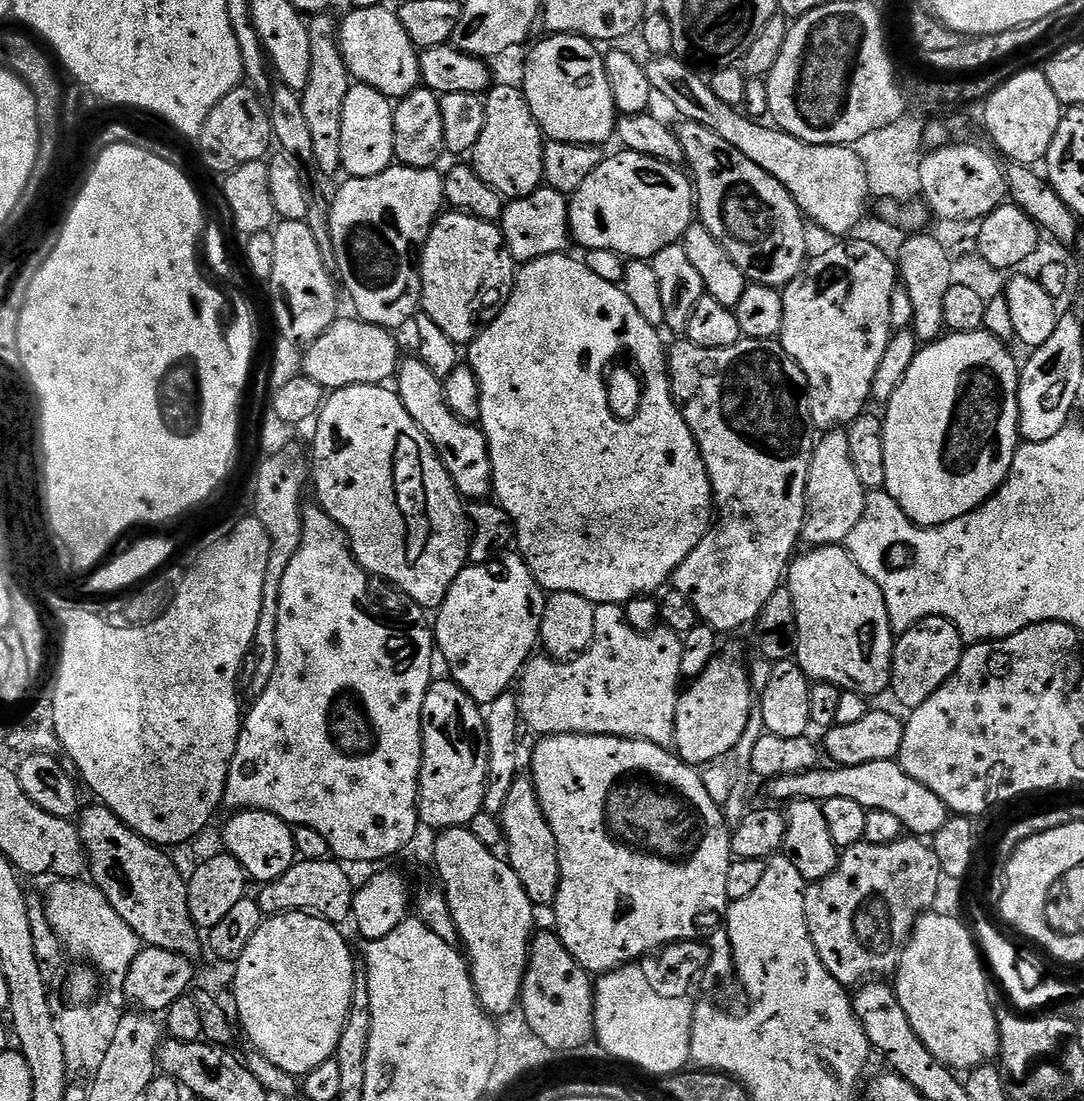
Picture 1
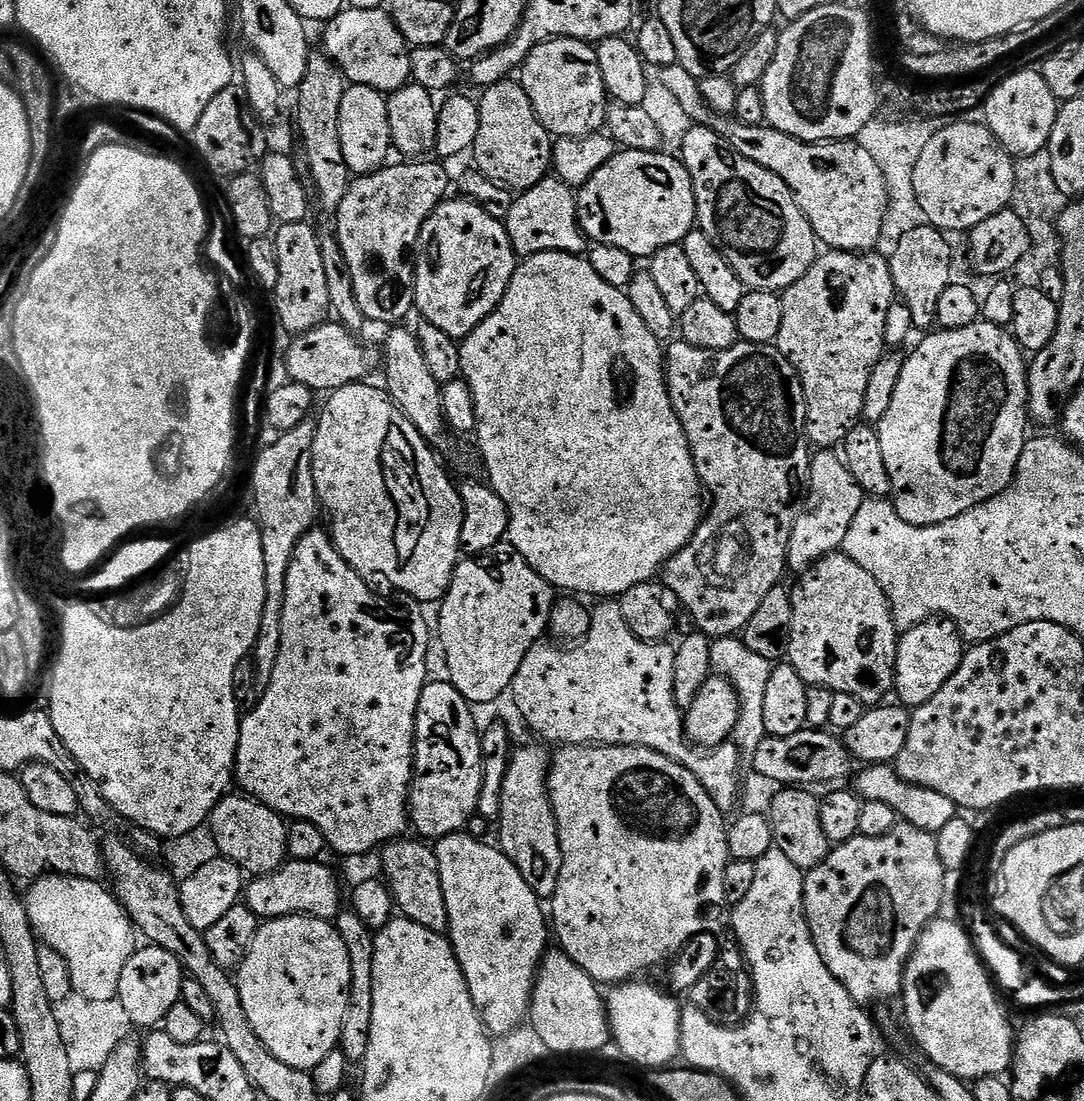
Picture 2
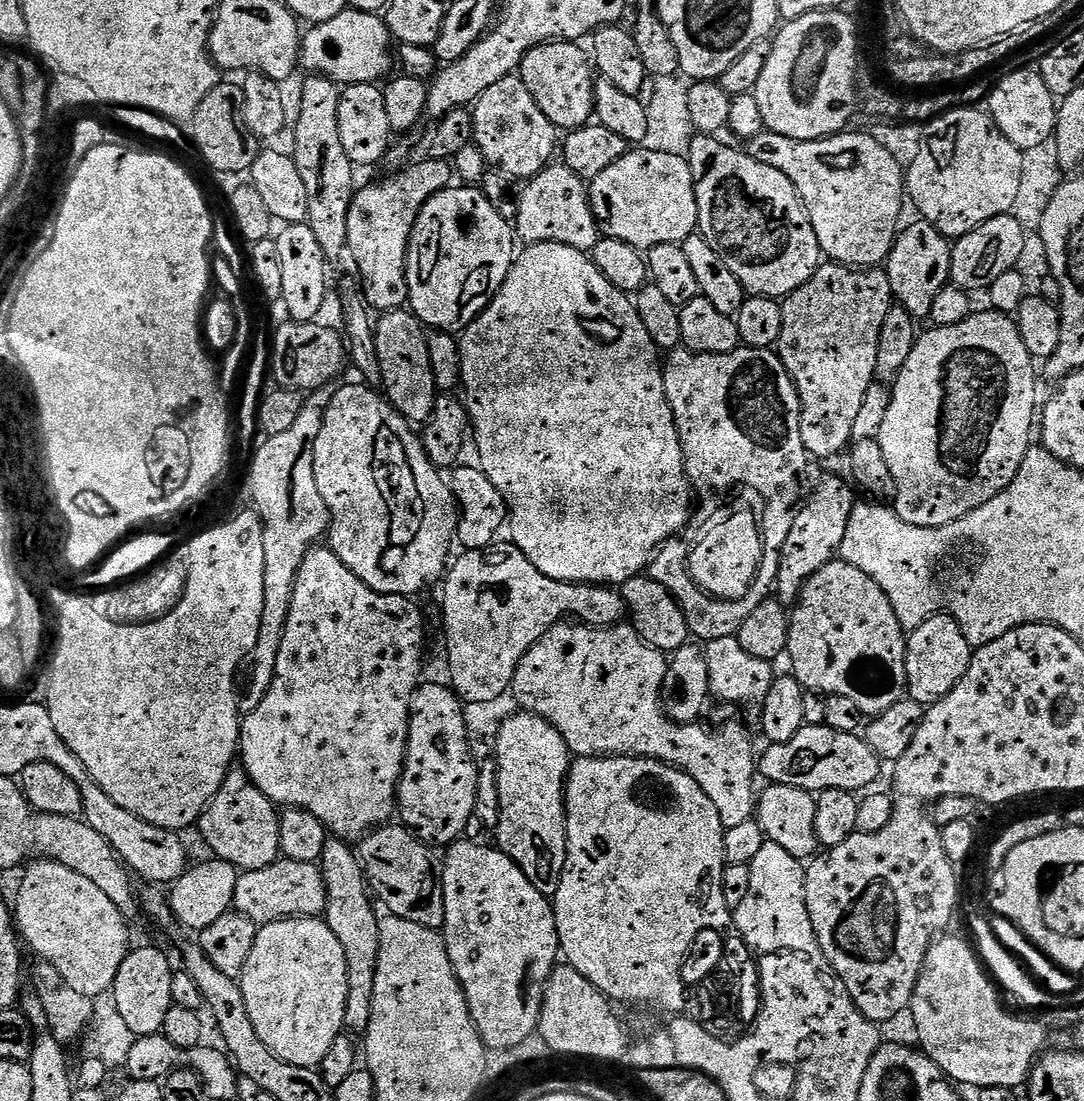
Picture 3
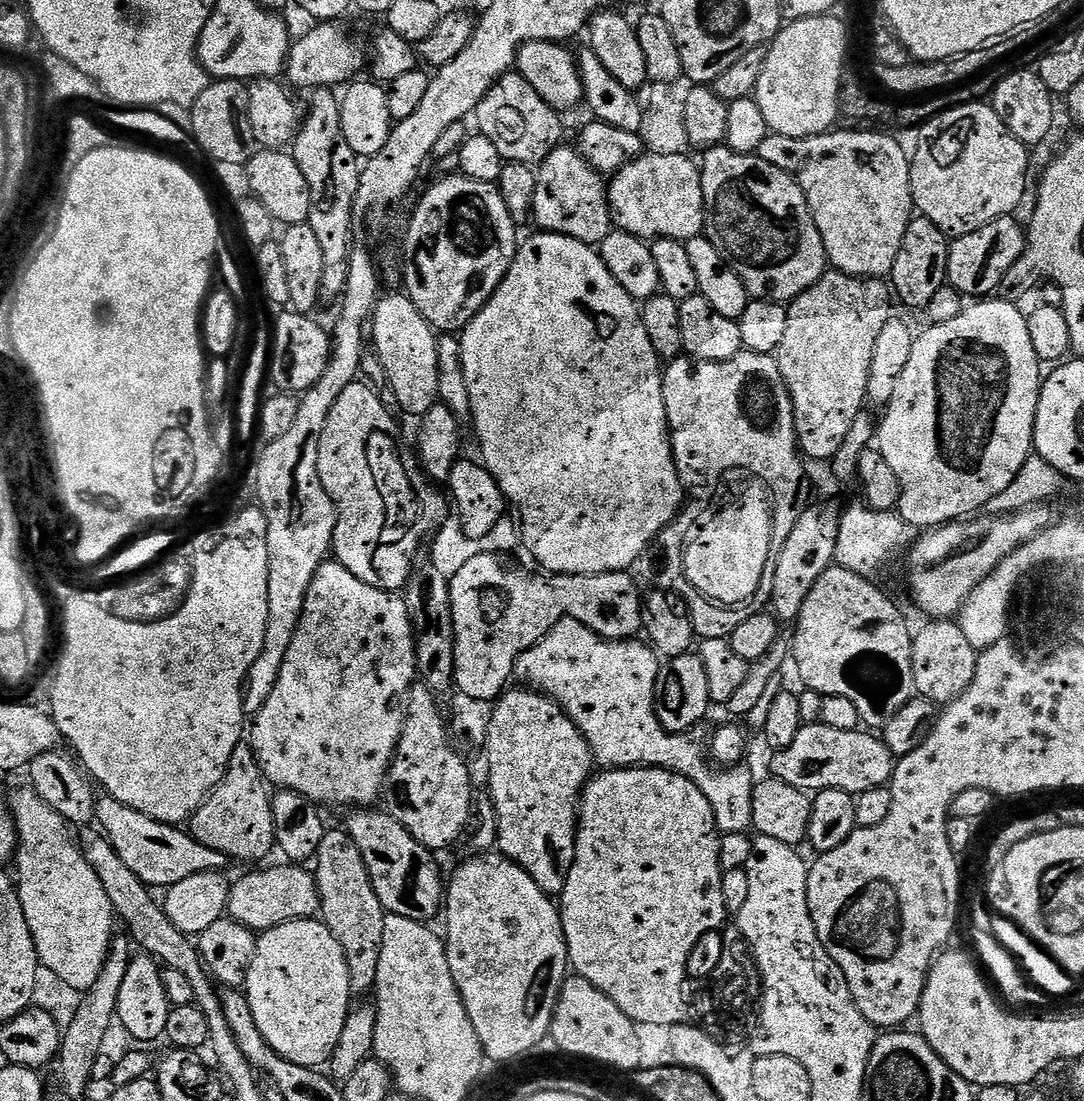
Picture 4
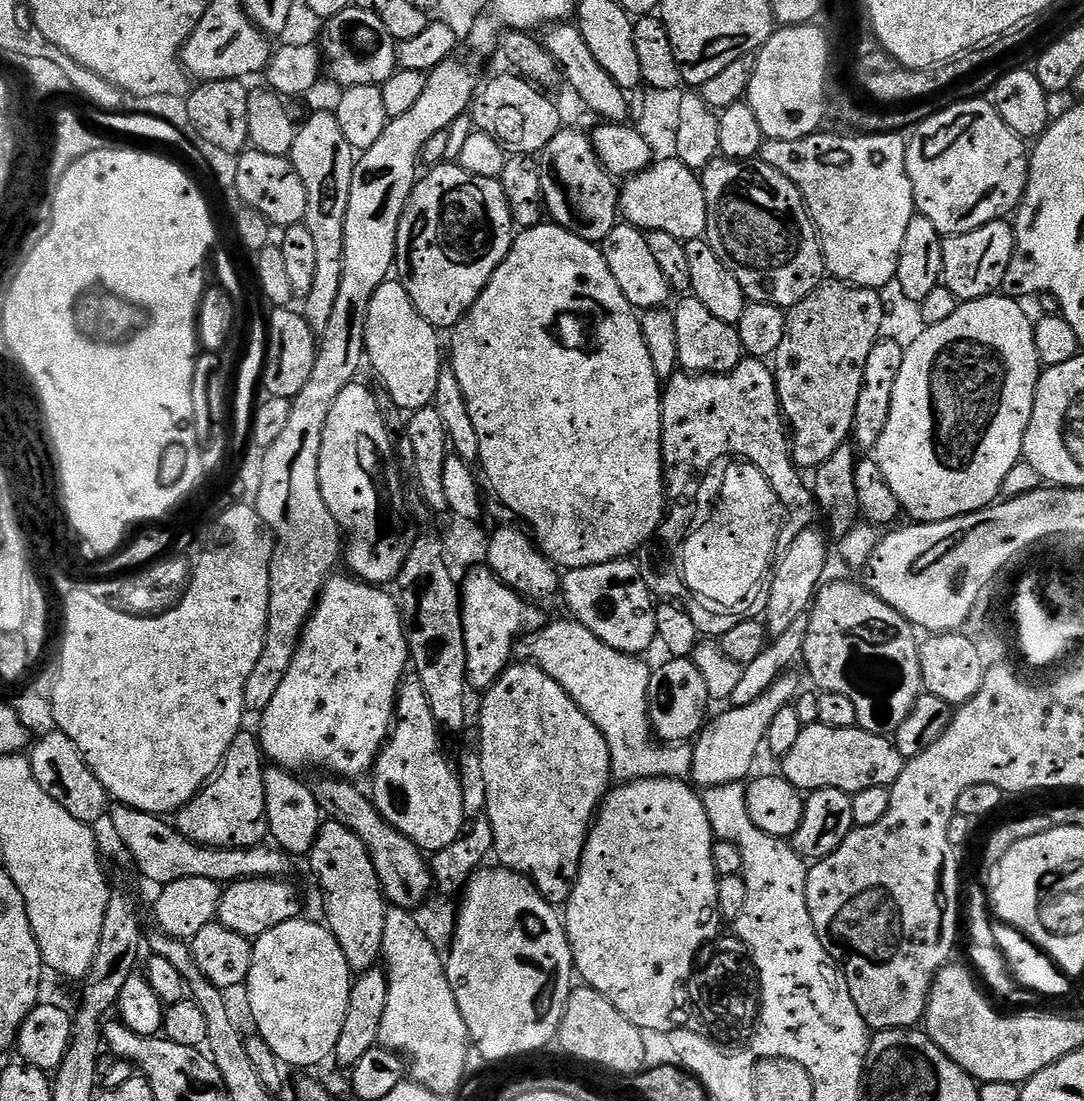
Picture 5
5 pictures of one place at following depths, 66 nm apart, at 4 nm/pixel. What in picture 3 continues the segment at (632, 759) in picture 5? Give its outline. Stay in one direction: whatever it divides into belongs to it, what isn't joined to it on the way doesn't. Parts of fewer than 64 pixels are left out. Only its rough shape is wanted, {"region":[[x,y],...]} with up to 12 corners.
{"region":[[627,623],[555,624],[518,662],[523,711],[573,757],[680,768],[755,813],[747,726],[676,723],[665,653]]}

